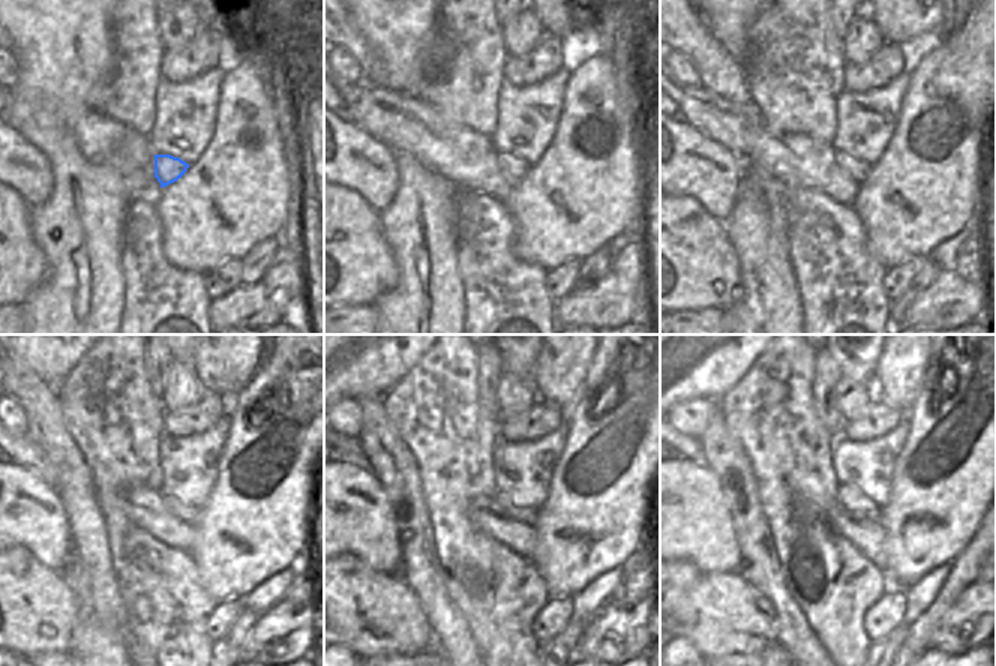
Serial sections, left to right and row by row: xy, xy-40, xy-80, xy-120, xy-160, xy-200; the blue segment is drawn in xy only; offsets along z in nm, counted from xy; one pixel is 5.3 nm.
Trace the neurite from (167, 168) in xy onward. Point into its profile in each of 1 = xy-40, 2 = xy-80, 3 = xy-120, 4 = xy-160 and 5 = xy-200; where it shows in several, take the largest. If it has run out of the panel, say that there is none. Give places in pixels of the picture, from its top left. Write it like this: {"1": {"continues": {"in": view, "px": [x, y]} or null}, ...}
{"1": {"continues": {"in": "xy-40", "px": [515, 168]}}, "2": {"continues": {"in": "xy-80", "px": [857, 170]}}, "3": {"continues": {"in": "xy-120", "px": [189, 513]}}, "4": {"continues": {"in": "xy-160", "px": [524, 513]}}, "5": {"continues": {"in": "xy-200", "px": [851, 498]}}}

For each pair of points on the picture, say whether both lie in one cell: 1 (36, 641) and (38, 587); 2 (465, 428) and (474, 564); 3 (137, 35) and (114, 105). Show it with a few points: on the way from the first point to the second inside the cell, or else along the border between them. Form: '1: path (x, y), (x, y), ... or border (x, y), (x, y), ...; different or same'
1: path (35, 627), (35, 600); same
2: path (456, 462), (456, 530); same
3: path (137, 53), (137, 78), (132, 87); same

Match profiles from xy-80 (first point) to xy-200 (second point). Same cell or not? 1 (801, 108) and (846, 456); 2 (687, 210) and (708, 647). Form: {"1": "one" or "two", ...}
{"1": "two", "2": "one"}

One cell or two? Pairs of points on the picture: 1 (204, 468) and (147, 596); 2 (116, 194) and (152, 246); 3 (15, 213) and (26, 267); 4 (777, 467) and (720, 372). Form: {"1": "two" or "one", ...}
{"1": "two", "2": "two", "3": "one", "4": "two"}

